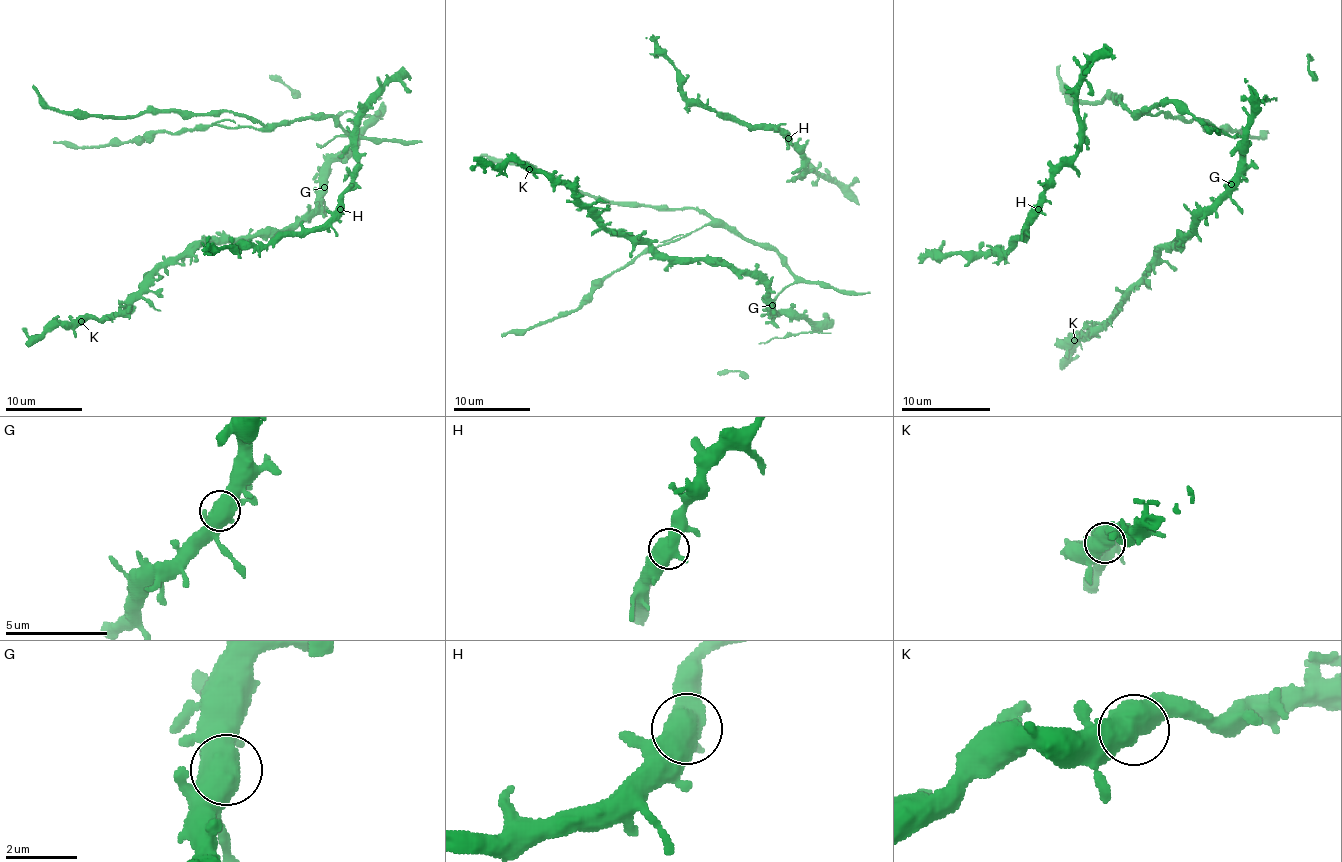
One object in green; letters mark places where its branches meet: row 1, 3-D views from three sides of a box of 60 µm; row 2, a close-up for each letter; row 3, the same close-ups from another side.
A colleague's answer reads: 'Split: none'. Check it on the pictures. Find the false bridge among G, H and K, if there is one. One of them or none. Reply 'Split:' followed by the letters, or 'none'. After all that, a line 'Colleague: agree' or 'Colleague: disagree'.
Split: none
Colleague: agree

